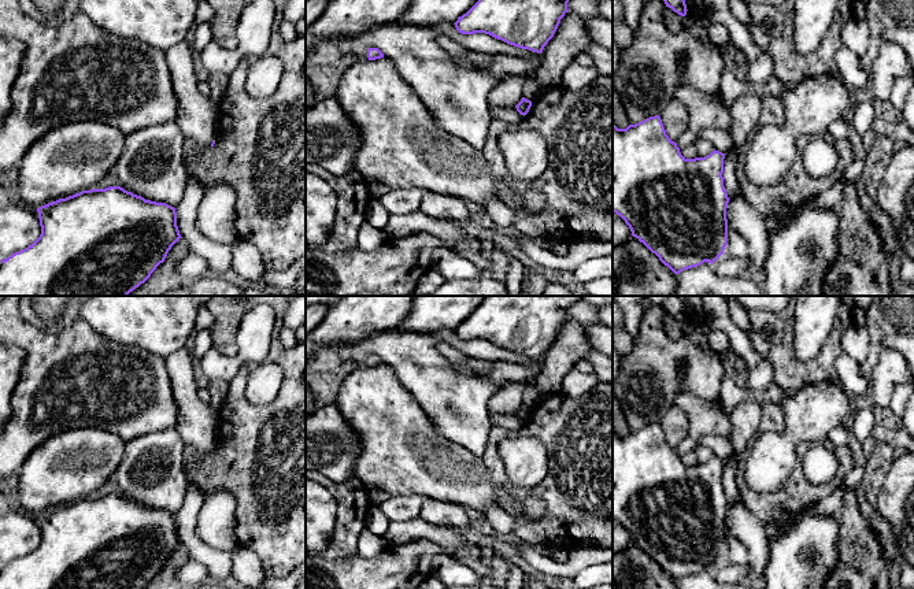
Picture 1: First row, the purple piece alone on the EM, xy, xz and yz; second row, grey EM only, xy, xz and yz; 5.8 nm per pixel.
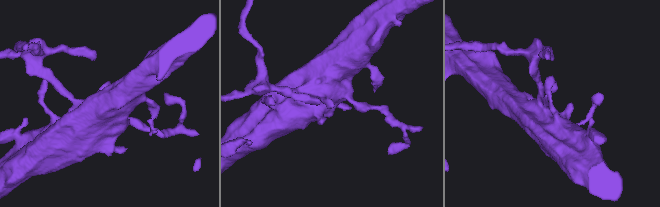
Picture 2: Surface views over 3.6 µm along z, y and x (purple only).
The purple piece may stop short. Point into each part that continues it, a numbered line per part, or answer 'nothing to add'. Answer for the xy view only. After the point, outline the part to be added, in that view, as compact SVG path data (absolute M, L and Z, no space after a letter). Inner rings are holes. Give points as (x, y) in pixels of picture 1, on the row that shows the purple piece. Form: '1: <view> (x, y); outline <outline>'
nothing to add

